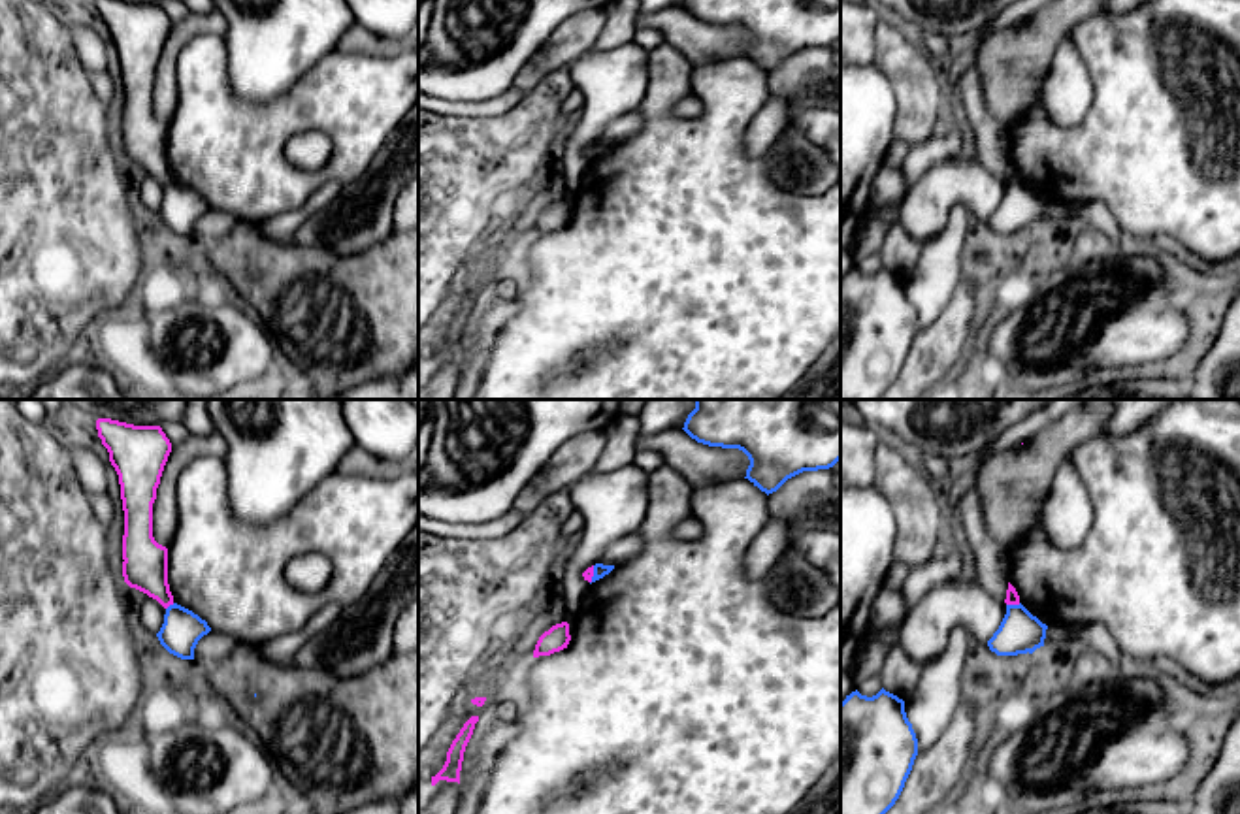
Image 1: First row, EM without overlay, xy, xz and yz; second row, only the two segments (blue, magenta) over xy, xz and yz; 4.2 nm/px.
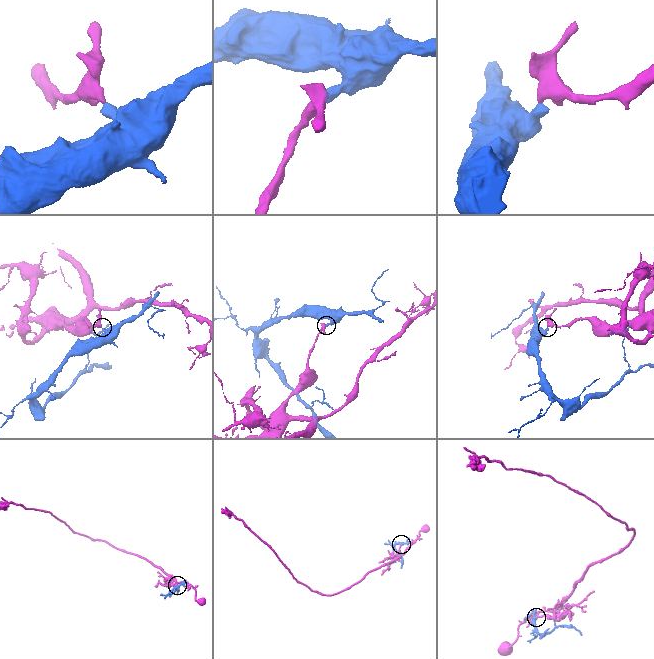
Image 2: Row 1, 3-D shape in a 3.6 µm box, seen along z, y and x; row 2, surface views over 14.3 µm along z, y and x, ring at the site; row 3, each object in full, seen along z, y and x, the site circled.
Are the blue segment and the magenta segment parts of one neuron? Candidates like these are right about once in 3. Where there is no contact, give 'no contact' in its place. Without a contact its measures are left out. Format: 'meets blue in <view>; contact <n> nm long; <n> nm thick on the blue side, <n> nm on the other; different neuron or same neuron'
meets blue in yz; contact 60 nm long; 180 nm thick on the blue side, 60 nm on the other; different neuron

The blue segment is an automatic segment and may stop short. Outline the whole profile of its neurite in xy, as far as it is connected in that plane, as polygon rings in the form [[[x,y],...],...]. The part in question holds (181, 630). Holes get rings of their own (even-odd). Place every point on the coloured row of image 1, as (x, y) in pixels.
[[[173,603],[166,609],[164,624],[156,637],[170,654],[181,659],[194,659],[198,641],[209,631],[211,627],[205,620]]]

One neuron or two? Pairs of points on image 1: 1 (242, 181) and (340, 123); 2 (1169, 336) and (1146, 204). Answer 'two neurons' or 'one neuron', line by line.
1: one neuron
2: two neurons

